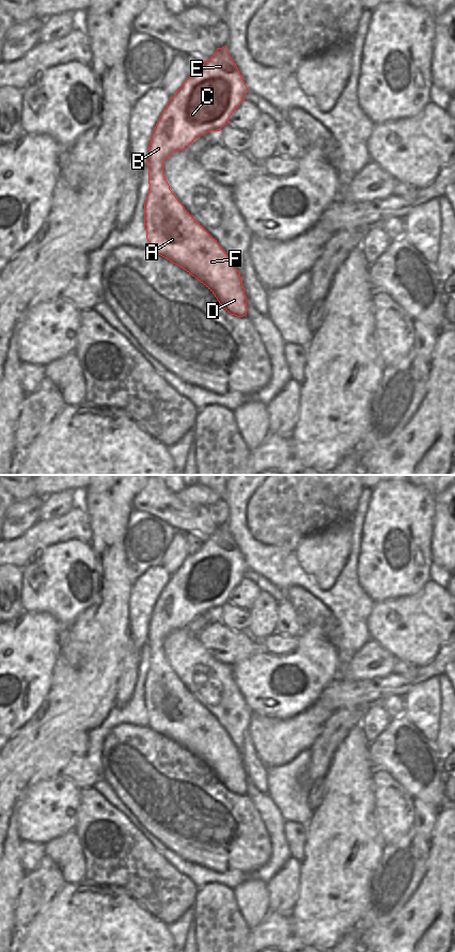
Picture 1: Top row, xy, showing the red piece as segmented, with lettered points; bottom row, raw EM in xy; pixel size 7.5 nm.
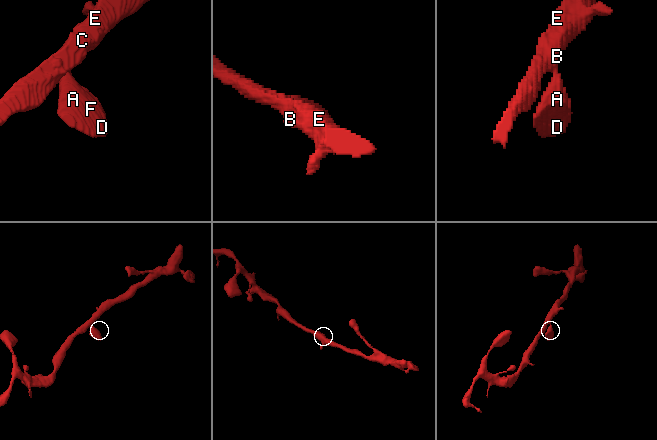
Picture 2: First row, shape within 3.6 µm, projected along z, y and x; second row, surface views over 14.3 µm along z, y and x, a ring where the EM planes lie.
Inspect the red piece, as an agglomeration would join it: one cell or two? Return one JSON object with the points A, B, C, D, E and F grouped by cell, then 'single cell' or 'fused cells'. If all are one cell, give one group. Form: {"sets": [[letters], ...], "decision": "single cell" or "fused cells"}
{"sets": [["A", "B", "C", "D", "E", "F"]], "decision": "single cell"}

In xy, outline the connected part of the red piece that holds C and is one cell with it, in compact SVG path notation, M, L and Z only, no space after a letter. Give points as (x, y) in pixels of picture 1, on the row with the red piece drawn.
M226 47L217 48L217 51L204 61L202 68L192 77L189 77L176 91L161 113L151 137L148 145L148 194L144 203L144 228L148 241L147 250L169 259L173 264L186 270L198 281L203 283L217 298L221 306L231 315L244 317L247 315L247 297L242 286L240 272L234 267L225 251L217 240L185 209L183 204L170 190L170 186L163 175L163 162L175 152L184 150L197 138L209 132L220 131L229 123L232 113L245 100L248 88L232 60Z

